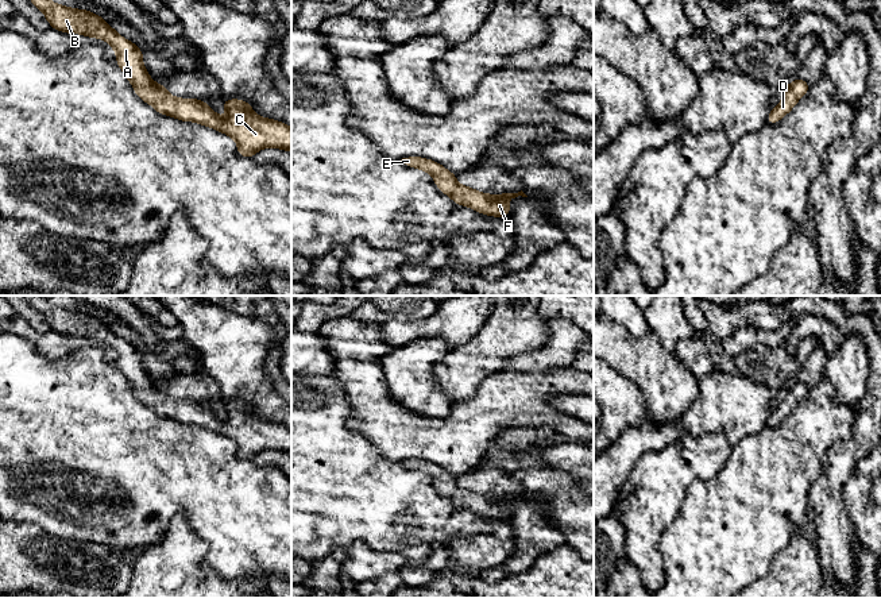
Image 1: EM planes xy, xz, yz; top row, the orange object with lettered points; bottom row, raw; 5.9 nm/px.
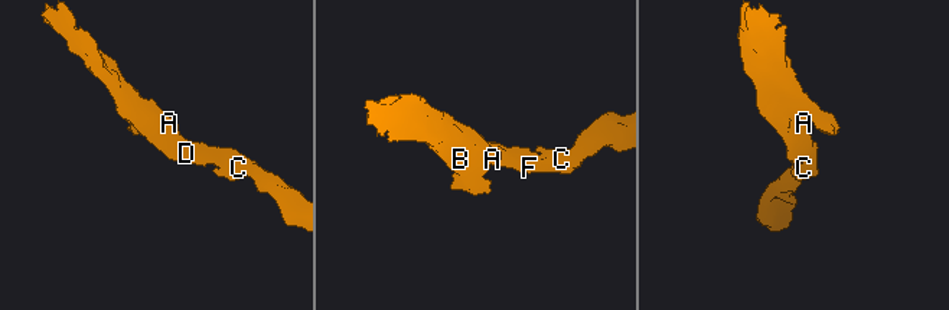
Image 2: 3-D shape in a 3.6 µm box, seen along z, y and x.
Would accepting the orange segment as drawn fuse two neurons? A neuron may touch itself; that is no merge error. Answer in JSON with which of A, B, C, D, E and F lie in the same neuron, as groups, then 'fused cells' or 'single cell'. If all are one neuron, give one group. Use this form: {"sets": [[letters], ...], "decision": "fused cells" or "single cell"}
{"sets": [["A", "B", "C", "D", "E", "F"]], "decision": "single cell"}

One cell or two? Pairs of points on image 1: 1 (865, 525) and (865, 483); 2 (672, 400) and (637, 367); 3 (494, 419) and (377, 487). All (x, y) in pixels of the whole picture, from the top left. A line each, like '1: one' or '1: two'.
1: one
2: one
3: two

